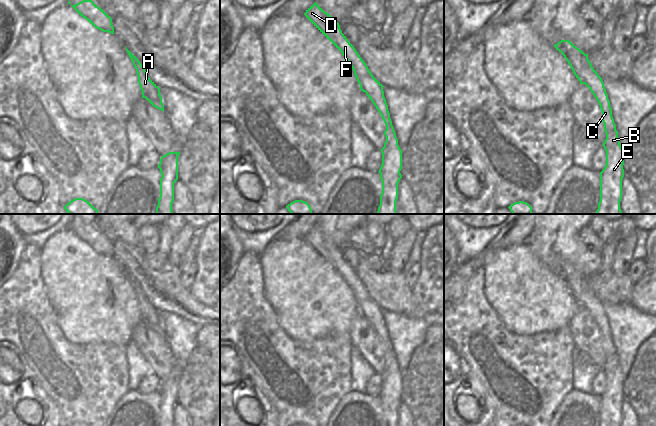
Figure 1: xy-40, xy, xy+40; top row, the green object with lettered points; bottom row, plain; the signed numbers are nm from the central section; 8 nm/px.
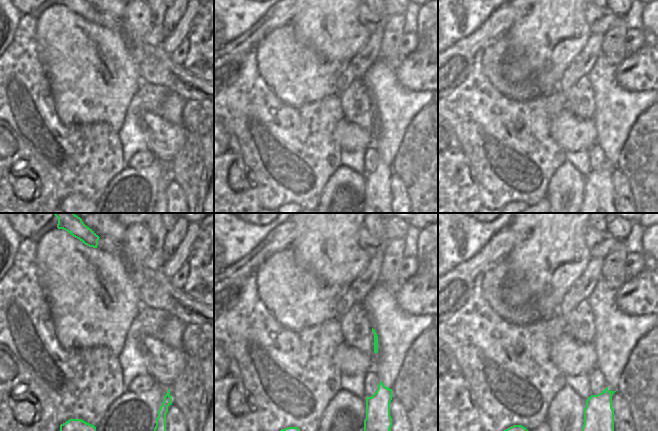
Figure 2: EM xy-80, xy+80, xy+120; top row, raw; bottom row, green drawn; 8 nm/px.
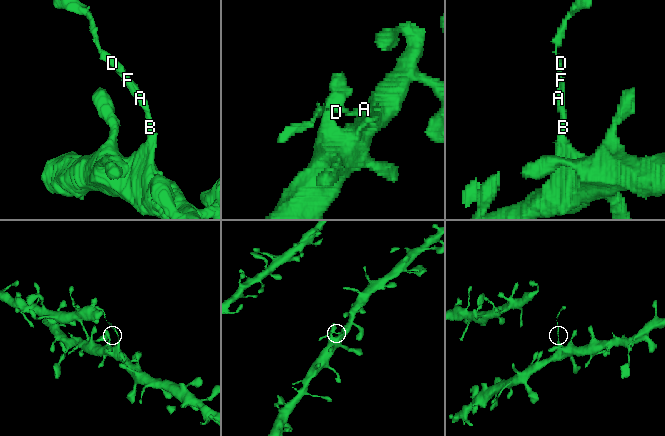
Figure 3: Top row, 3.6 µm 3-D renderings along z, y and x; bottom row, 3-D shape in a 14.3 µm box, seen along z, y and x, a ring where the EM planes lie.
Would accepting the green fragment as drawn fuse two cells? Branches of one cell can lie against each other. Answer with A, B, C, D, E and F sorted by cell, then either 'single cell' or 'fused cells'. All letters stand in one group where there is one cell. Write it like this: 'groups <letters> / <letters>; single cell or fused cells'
groups A C D F / B E; fused cells

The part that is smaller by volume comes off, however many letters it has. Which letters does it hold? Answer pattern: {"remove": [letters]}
{"remove": ["A", "C", "D", "F"]}

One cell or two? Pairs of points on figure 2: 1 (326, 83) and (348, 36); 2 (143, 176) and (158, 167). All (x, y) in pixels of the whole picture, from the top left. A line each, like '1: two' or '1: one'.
1: two
2: one

